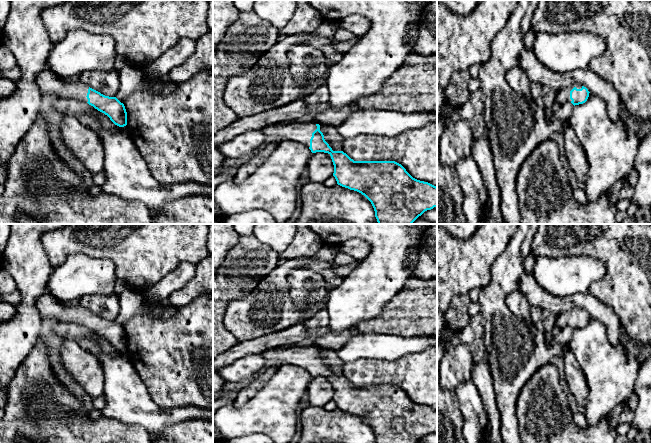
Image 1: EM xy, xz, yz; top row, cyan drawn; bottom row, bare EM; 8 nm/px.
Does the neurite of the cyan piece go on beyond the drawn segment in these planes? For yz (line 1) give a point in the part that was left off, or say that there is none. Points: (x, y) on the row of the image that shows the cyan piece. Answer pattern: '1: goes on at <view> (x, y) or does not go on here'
1: goes on at yz (564, 95)

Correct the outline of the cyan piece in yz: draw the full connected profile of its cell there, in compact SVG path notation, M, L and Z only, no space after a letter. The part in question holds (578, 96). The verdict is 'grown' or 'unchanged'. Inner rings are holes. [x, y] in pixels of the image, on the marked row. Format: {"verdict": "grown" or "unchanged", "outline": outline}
{"verdict": "grown", "outline": "M577 84L558 91L556 101L560 104L563 102L571 102L575 106L585 103L589 97L589 93L586 87Z"}

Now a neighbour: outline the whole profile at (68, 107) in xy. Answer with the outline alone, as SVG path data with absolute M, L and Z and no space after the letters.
M57 98L53 103L52 109L63 113L65 116L75 116L77 118L84 113L92 112L98 116L102 126L106 130L114 132L128 132L127 125L124 127L115 125L107 115L98 111L86 102Z

